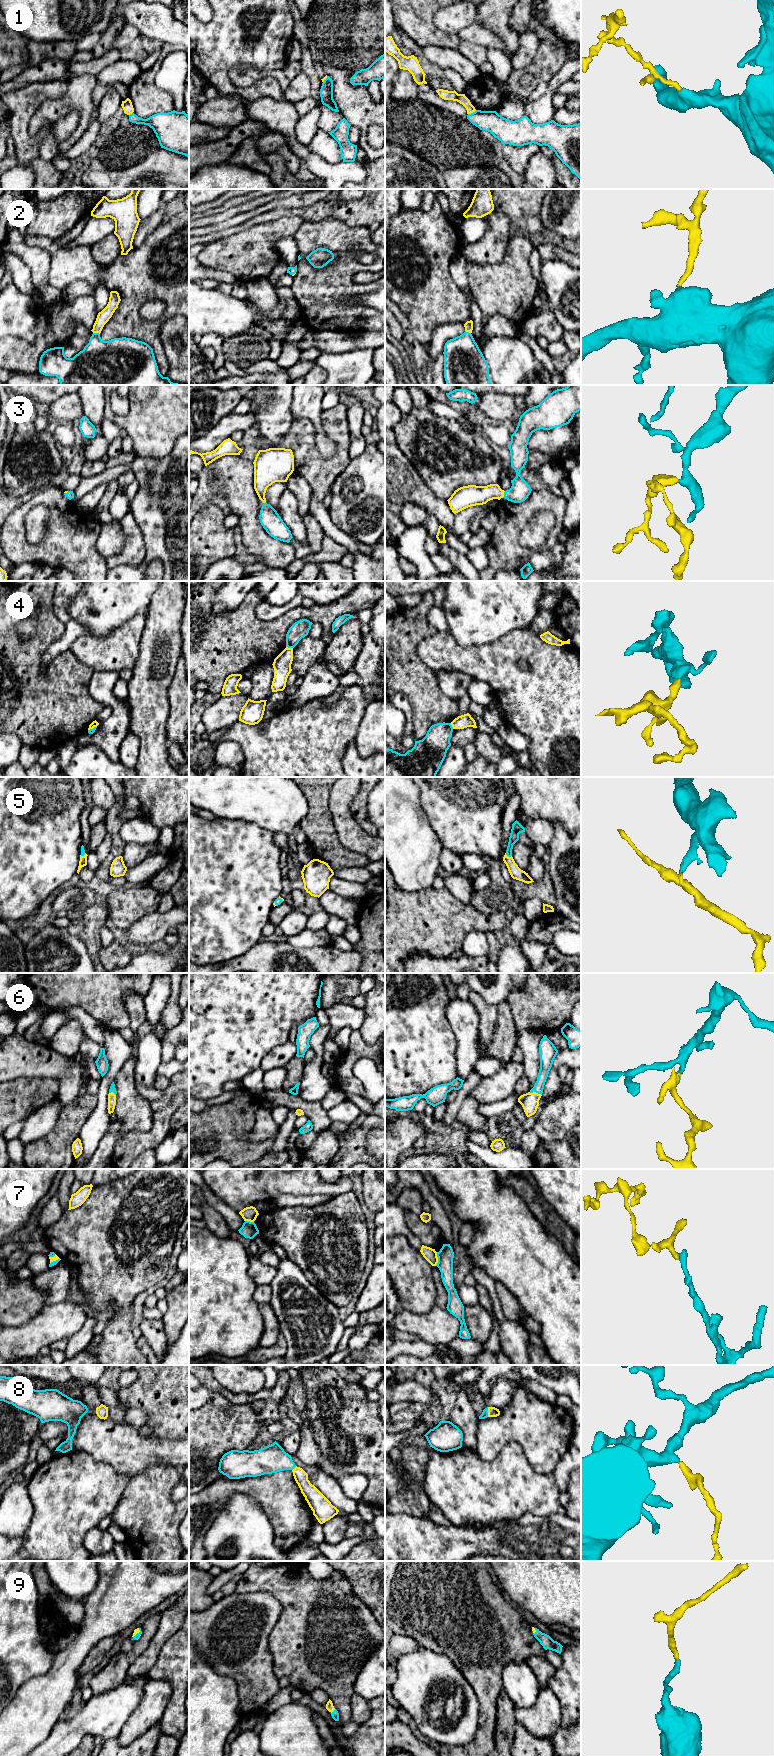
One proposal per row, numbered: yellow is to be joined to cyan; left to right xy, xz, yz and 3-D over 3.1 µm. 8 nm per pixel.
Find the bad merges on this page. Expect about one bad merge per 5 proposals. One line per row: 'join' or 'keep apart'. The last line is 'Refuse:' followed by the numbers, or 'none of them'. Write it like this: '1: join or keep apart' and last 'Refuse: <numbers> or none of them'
1: keep apart
2: join
3: join
4: keep apart
5: join
6: join
7: keep apart
8: join
9: join
Refuse: 1, 4, 7

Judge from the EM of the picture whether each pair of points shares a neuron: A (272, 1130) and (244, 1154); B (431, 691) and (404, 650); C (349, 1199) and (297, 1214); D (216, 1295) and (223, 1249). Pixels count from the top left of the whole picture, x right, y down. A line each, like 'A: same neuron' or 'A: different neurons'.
A: different neurons
B: same neuron
C: same neuron
D: same neuron

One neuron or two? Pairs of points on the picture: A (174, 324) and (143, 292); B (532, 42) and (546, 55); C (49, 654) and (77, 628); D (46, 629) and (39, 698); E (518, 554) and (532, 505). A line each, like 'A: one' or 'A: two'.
A: two
B: two
C: one
D: one
E: one

